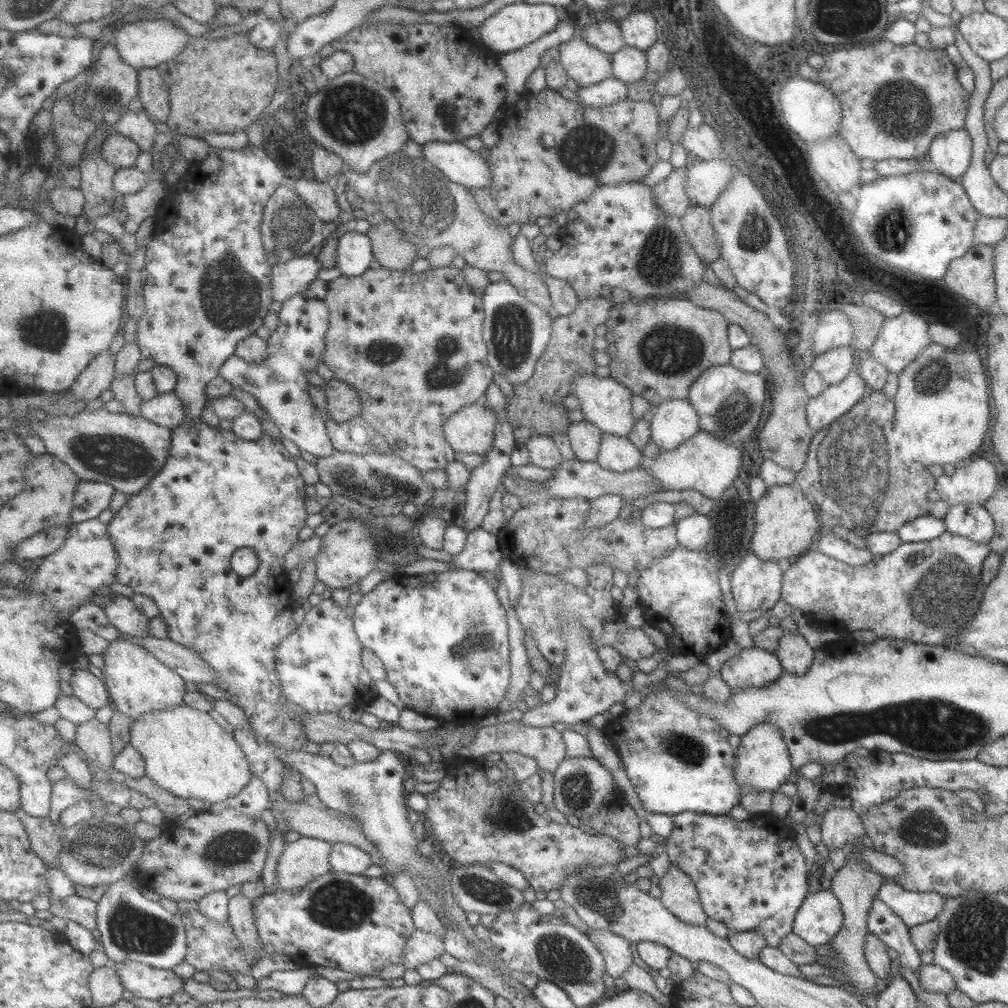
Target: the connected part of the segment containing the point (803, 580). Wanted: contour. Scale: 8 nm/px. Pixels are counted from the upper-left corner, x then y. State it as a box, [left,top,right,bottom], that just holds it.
[781,531,992,645]

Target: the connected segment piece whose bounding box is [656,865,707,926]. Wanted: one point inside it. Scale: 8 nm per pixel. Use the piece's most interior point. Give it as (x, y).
(680, 896)

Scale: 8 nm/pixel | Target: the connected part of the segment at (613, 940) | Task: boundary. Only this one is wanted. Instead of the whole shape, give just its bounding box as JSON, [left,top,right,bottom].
[588,929,634,978]

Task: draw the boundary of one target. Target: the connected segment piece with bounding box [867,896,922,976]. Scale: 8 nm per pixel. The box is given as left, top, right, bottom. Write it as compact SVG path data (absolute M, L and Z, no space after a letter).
M877 896L873 898L868 913L867 929L887 947L894 948L898 952L897 965L903 967L908 975L917 976L922 961L919 950L912 942L911 927L900 921L897 914Z

